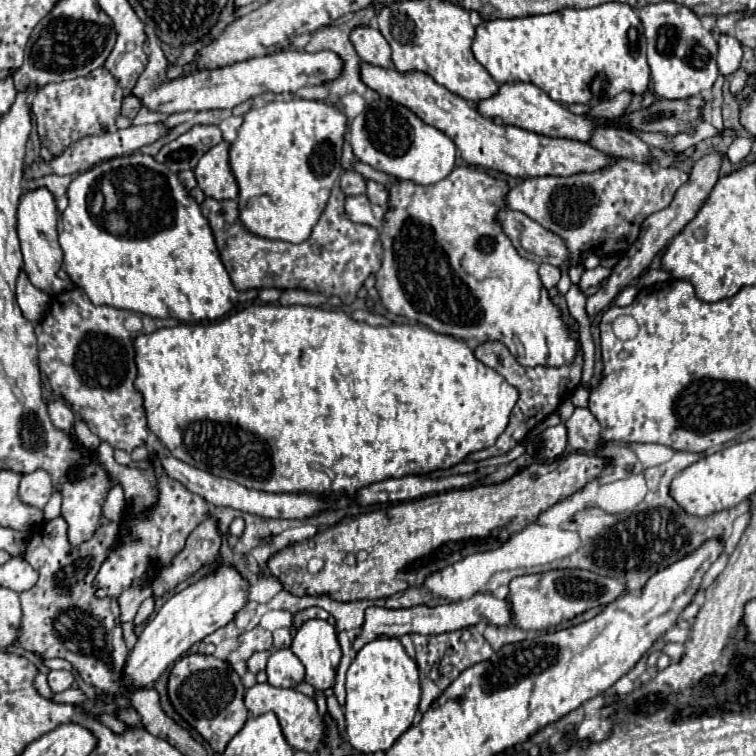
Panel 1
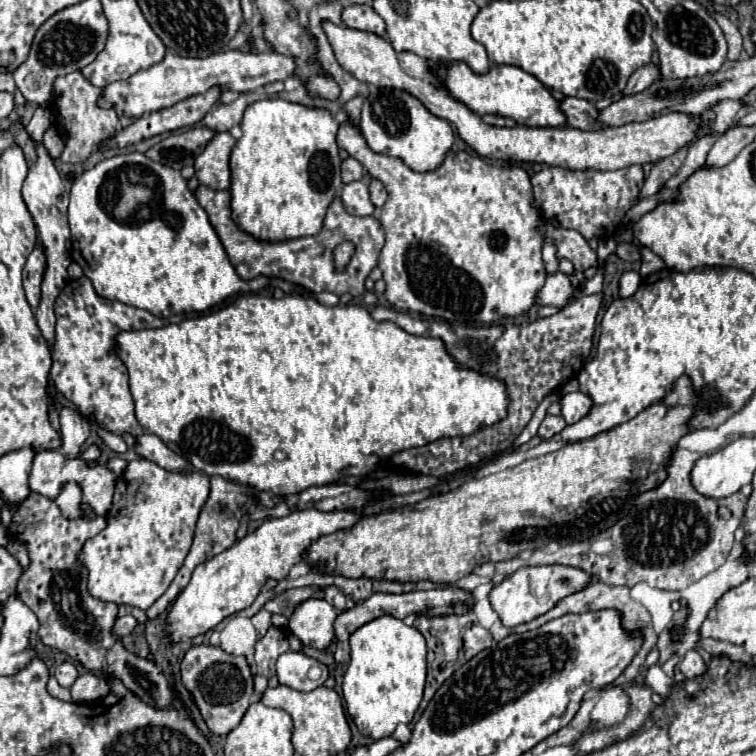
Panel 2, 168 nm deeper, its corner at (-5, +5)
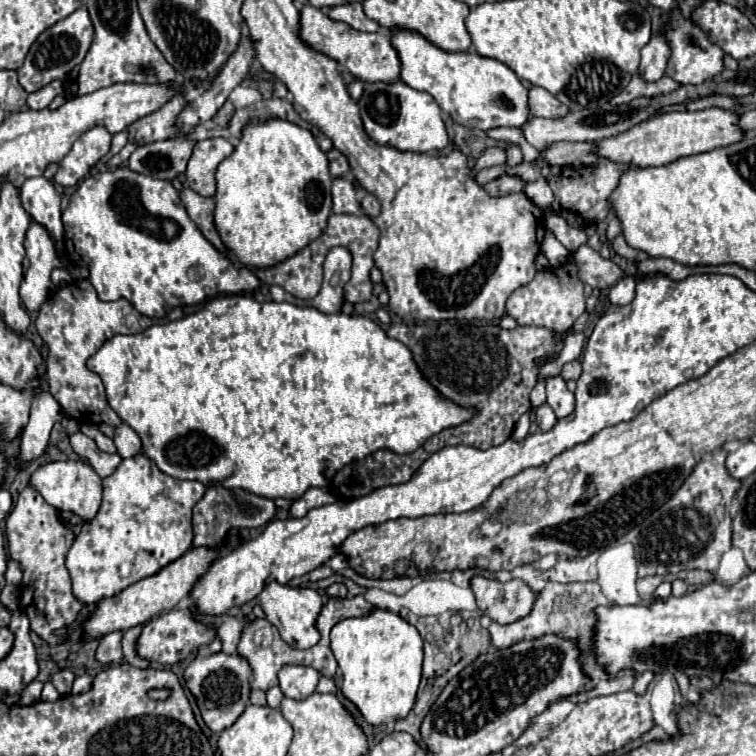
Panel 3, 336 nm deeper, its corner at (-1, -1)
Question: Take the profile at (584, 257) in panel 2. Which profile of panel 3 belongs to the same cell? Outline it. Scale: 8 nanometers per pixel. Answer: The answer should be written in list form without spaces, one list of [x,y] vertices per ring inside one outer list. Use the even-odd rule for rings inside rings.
[[[580,245],[572,253],[570,261],[578,265],[580,281],[588,283],[590,287],[606,289],[606,287],[612,287],[622,277],[622,269],[616,263],[612,263],[610,259],[602,259],[600,253],[590,249],[588,245]]]

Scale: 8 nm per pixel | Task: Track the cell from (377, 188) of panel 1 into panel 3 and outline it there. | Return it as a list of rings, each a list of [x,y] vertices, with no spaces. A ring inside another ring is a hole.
[[[368,193],[368,195],[362,199],[362,211],[364,211],[370,219],[378,217],[378,213],[380,213],[380,201],[378,201],[372,193]]]

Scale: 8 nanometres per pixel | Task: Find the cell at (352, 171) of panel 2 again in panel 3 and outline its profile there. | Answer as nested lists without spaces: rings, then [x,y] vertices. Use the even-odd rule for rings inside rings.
[[[332,149],[328,153],[328,161],[330,161],[330,173],[332,173],[332,177],[344,177],[344,175],[348,175],[348,171],[350,171],[348,159],[338,149]]]

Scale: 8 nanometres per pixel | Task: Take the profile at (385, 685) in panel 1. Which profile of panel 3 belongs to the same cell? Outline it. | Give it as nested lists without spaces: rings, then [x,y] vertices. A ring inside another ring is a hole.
[[[374,609],[368,617],[350,617],[334,625],[330,633],[330,641],[332,641],[332,651],[338,661],[338,667],[344,673],[342,693],[348,701],[352,701],[358,707],[358,711],[362,713],[368,725],[380,727],[386,723],[394,723],[398,719],[404,719],[410,713],[416,701],[424,658],[424,641],[414,625],[404,621],[400,615],[394,615],[384,609]]]

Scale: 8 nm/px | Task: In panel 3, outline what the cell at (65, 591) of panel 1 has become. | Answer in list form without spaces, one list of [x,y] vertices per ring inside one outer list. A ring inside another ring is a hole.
[[[26,487],[18,497],[16,507],[6,517],[6,537],[10,557],[16,559],[24,571],[20,585],[20,609],[28,615],[30,629],[50,647],[56,647],[68,637],[68,627],[86,607],[74,597],[72,583],[64,567],[66,553],[76,535],[70,527],[62,525],[58,509],[48,505],[32,487]]]

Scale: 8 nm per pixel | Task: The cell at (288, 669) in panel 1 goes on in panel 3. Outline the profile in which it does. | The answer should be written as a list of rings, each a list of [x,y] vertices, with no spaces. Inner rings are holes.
[[[284,665],[278,671],[280,689],[290,699],[306,699],[308,695],[312,695],[316,691],[318,679],[320,673],[316,669],[302,665]]]

